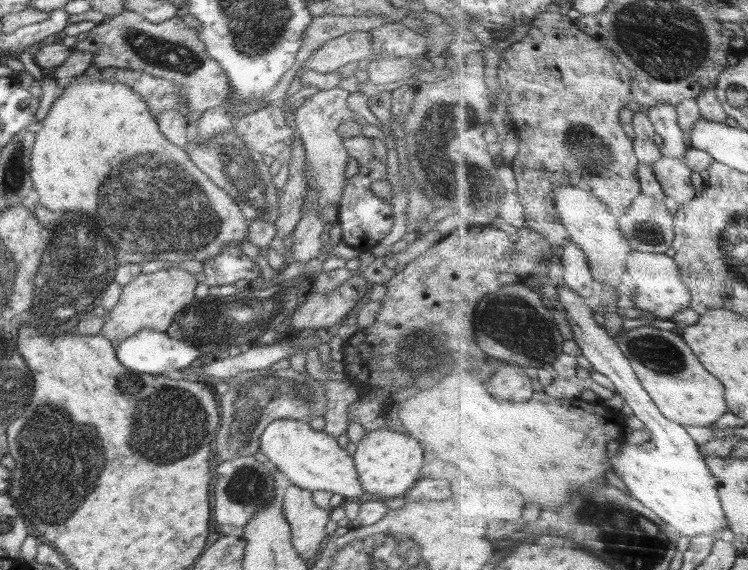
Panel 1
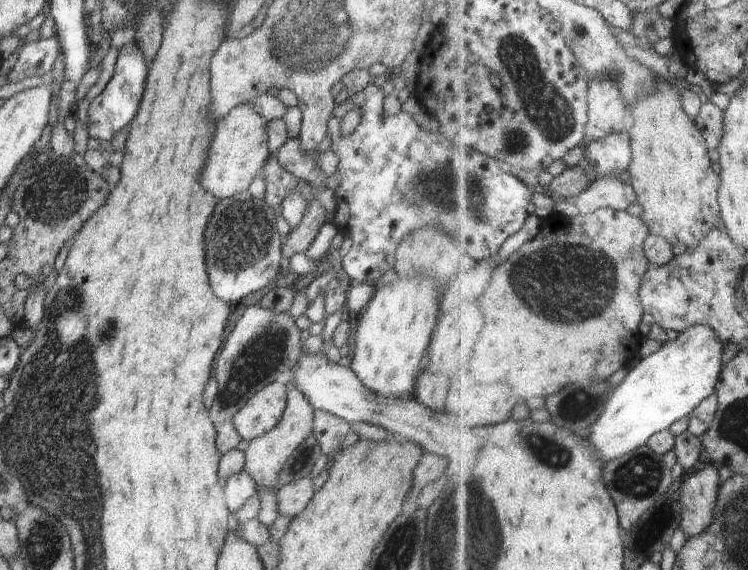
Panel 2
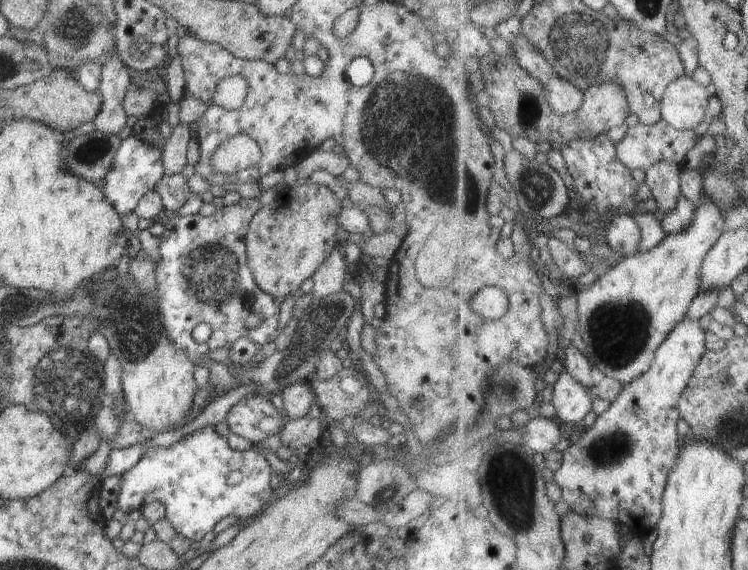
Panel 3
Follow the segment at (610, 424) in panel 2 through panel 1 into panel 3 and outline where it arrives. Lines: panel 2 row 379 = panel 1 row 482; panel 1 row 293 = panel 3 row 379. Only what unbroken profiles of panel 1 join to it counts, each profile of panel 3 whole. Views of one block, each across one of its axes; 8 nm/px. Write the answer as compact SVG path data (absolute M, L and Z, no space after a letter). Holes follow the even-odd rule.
M566 368L560 381L555 384L553 404L561 422L582 423L584 418L594 410L594 394L586 384L570 374Z

